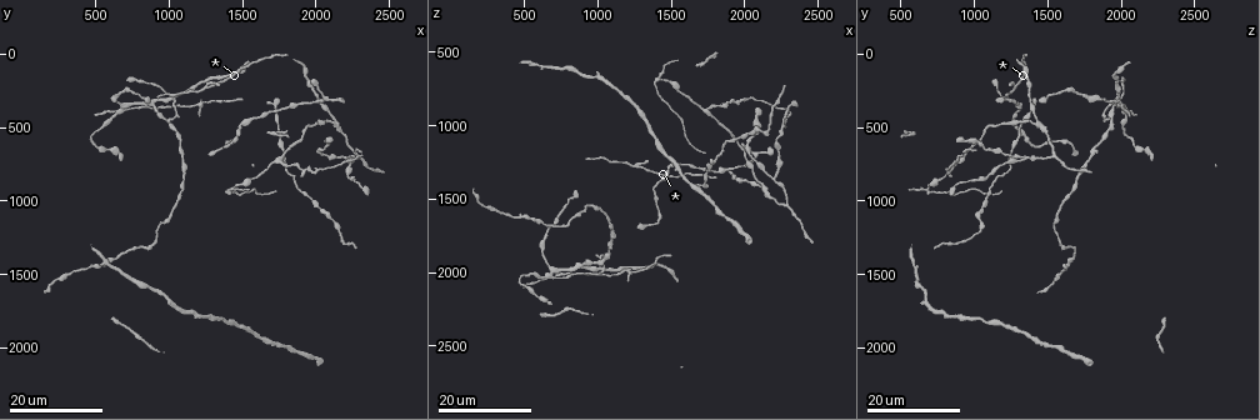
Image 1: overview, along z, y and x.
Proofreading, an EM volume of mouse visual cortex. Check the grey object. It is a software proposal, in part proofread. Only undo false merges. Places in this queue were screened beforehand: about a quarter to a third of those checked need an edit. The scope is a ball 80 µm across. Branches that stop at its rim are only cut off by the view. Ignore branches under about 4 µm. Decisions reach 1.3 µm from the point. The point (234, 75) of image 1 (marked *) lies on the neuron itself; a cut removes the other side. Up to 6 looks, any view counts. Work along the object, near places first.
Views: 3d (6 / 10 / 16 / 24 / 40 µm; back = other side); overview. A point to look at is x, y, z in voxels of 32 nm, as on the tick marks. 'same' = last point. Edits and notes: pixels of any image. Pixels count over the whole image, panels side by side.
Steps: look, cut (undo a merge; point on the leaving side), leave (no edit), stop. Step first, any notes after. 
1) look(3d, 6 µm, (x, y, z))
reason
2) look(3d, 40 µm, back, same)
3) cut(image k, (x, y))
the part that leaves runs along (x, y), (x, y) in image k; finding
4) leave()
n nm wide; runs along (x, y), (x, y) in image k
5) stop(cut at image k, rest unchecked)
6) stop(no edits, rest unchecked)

look(3d, 16 µm, (1760, 720, 900))

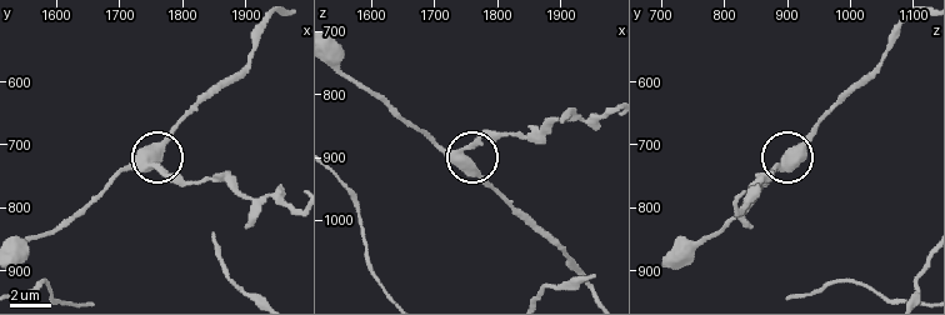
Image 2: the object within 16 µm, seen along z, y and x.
look(3d, 6 µm, (1745, 730, 890))
closer look

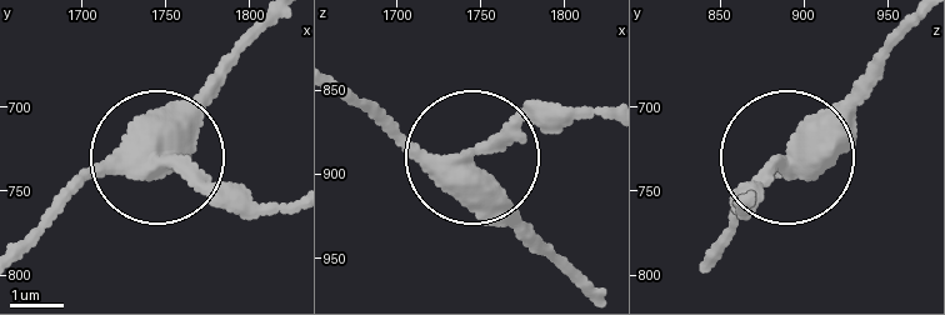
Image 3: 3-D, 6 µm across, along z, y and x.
cut(image 3, (223, 184))
3 arms; the part that leaves runs along (163, 160), (293, 200) in image 3; a second neuron is stuck on

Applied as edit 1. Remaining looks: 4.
look(overview)

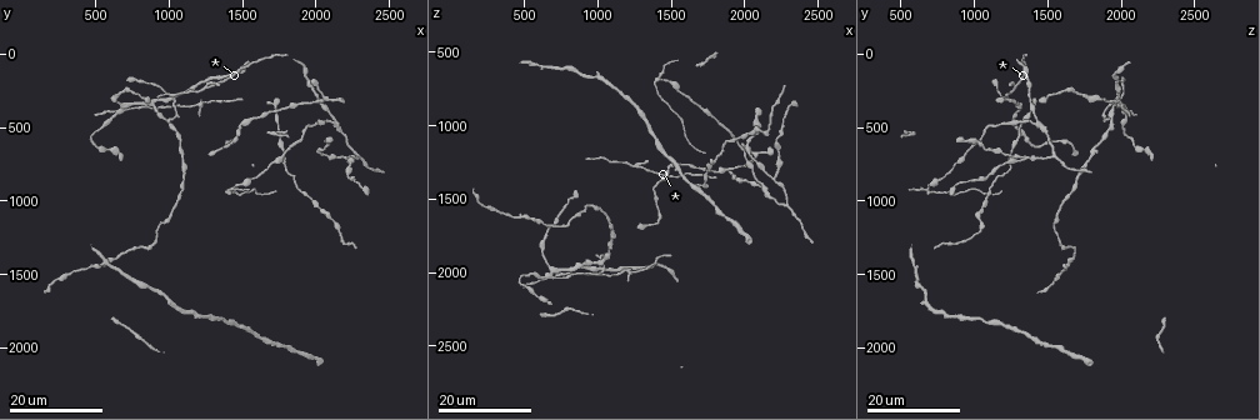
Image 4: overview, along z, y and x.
look(3d, 16 µm, (1420, 960, 680))

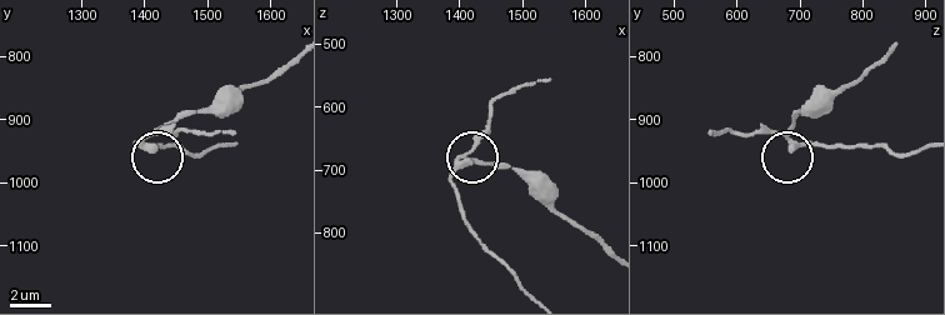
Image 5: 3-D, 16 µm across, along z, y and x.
look(3d, 10 µm, (1395, 940, 695))
zoom in

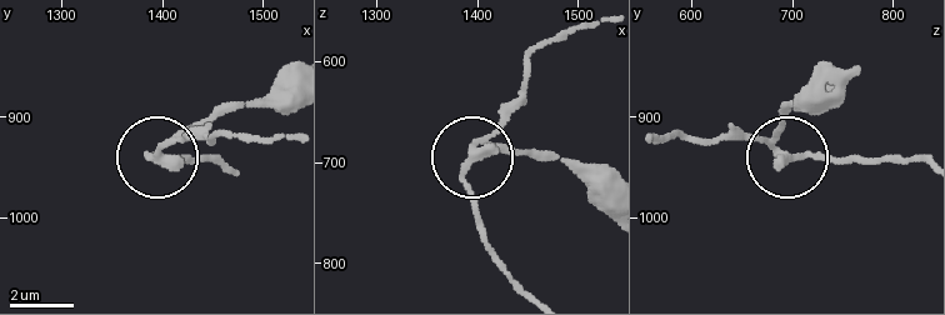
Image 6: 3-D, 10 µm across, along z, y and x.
cut(image 6, (199, 139))
the part that leaves runs along (161, 144), (148, 158), (213, 160) in image 6; two neurons meet here

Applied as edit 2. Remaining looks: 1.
stop(cut at image 3, cut at image 6, rest unchecked)

